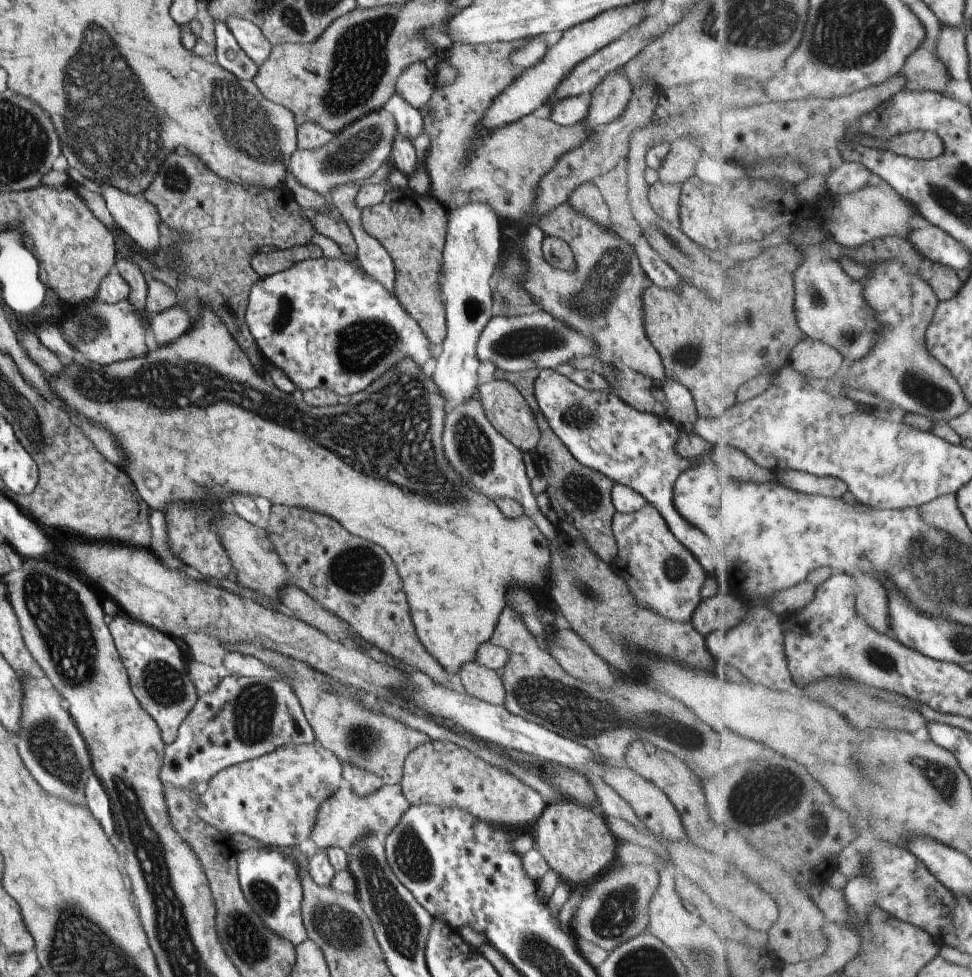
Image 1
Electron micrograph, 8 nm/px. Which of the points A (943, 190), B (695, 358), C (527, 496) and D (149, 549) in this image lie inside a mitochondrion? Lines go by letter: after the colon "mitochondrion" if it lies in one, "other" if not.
A: mitochondrion
B: mitochondrion
C: other
D: other

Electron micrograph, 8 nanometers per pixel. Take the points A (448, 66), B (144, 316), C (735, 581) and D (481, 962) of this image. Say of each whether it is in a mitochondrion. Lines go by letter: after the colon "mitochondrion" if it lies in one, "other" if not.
A: other
B: other
C: other
D: other

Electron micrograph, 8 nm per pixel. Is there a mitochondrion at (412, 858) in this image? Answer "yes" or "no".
yes

